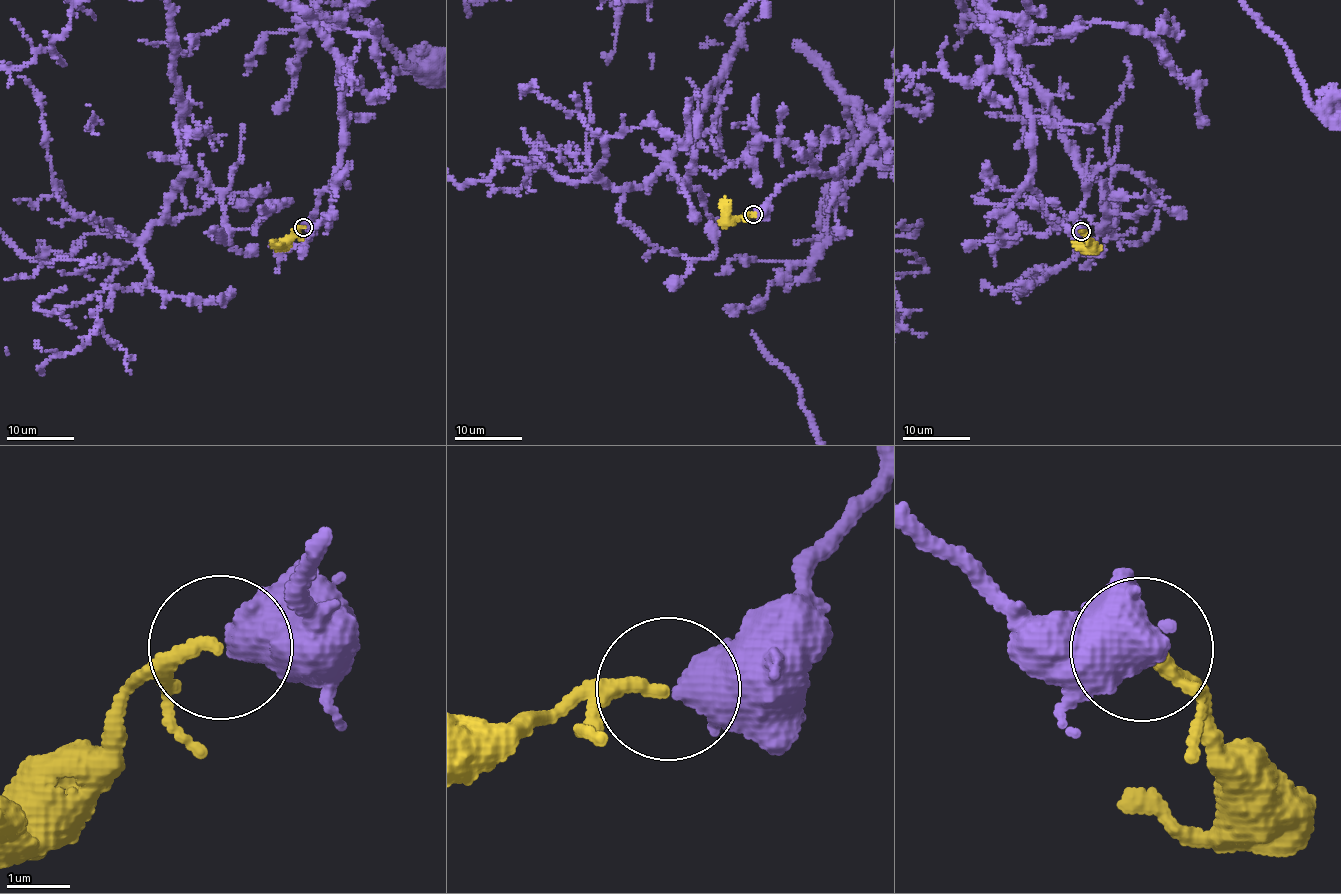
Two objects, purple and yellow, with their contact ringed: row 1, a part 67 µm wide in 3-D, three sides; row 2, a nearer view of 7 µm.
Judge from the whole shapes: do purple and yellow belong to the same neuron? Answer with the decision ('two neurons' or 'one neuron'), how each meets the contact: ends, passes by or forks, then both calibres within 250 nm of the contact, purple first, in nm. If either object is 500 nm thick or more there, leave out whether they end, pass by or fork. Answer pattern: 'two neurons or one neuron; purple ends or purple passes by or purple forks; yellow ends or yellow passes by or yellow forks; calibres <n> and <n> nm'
one neuron; calibres 650 and 200 nm

